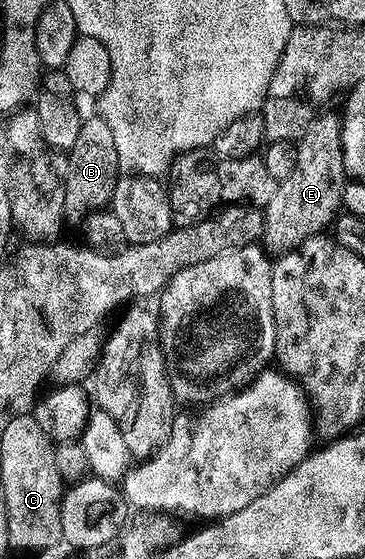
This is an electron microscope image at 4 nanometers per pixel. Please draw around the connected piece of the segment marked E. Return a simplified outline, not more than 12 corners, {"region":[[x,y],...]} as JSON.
{"region":[[323,110],[264,208],[277,257],[325,232],[348,176],[342,121]]}

